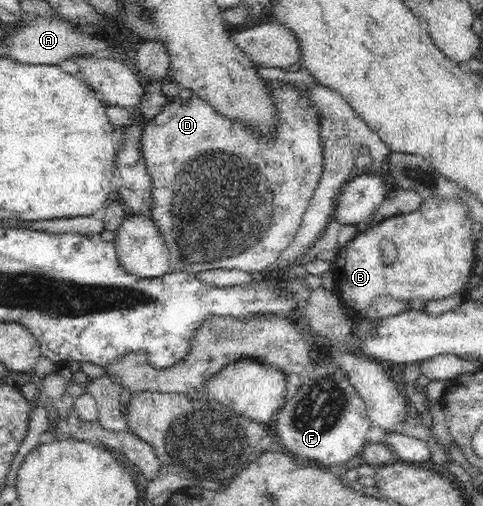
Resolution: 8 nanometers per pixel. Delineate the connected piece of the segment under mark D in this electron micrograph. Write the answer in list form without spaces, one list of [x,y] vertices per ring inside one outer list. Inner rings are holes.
[[[271,80],[266,86],[277,114],[270,138],[257,136],[249,126],[222,117],[197,95],[169,102],[162,113],[146,123],[139,148],[153,180],[148,217],[157,224],[169,250],[169,273],[196,274],[223,268],[263,275],[264,269],[275,263],[299,231],[323,171],[319,113],[307,90],[278,80]]]

